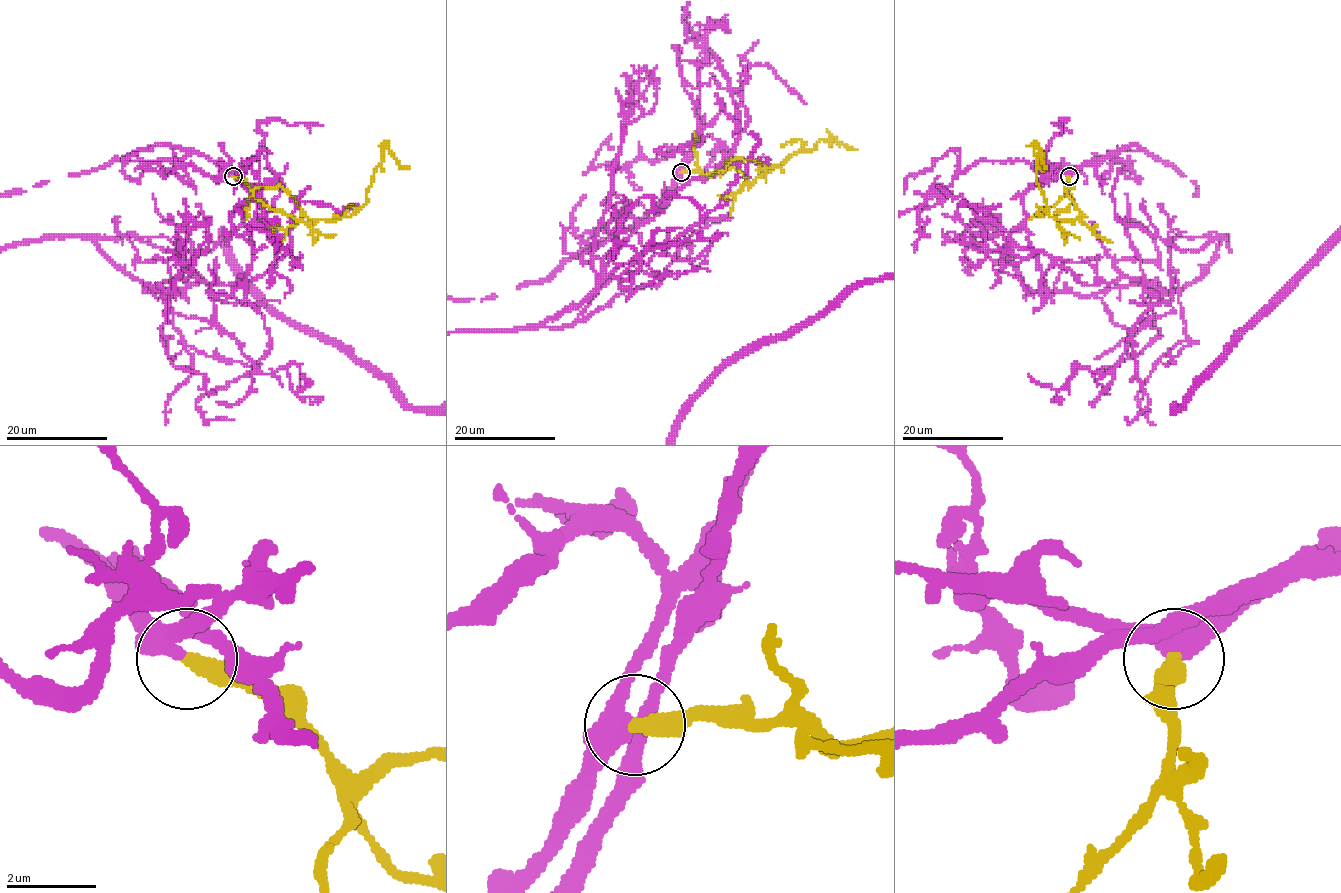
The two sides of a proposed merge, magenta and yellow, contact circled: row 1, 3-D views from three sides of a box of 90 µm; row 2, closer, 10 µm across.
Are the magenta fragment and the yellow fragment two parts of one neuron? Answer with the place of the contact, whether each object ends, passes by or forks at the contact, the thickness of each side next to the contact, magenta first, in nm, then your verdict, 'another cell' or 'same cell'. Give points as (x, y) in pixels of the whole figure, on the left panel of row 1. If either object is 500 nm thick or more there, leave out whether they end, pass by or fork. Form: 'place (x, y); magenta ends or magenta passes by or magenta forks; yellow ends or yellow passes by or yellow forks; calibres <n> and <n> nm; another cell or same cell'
place (233, 176); magenta passes by; yellow ends; calibres 440 and 400 nm; same cell

